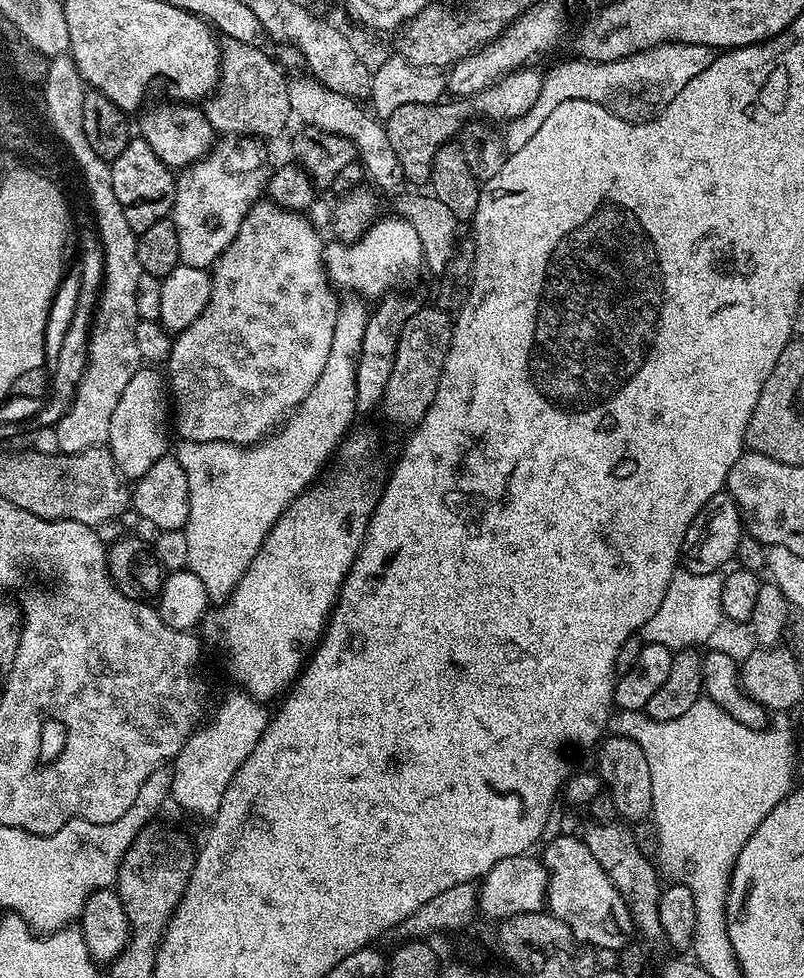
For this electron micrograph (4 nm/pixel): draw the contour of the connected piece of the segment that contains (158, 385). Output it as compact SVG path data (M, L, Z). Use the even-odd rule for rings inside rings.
M142 366L130 378L110 420L108 449L115 458L116 468L125 479L137 480L148 472L156 460L167 455L171 418L170 386L165 375L161 371L159 373L148 366Z

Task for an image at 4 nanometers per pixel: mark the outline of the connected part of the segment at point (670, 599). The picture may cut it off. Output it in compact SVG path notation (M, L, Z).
M683 568L677 569L672 576L670 586L653 618L643 625L641 640L647 644L666 646L673 652L685 647L700 646L708 637L714 635L724 622L722 610L722 588L724 579L721 573L694 574Z

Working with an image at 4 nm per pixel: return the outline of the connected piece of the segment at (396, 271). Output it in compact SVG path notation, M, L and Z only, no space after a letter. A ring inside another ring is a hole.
M395 214L386 216L377 219L352 244L332 242L325 247L324 268L328 272L328 279L341 293L348 292L344 294L355 294L360 298L383 298L399 289L396 288L399 284L412 283L413 277L419 274L420 267L423 264L425 267L426 257L422 242L418 238L418 230L414 230L410 222Z

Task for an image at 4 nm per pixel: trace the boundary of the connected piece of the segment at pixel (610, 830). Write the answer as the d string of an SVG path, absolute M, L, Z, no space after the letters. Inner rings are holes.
M592 822L589 825L589 828L582 832L584 845L590 850L590 854L594 854L598 866L606 870L610 882L614 882L614 886L627 902L635 931L641 932L645 936L643 937L645 941L656 939L659 941L664 931L662 922L658 920L658 902L662 883L660 884L661 877L658 875L657 865L653 861L652 864L648 861L647 854L640 849L640 844L636 841L635 834L628 829L631 827L627 823L598 824Z

